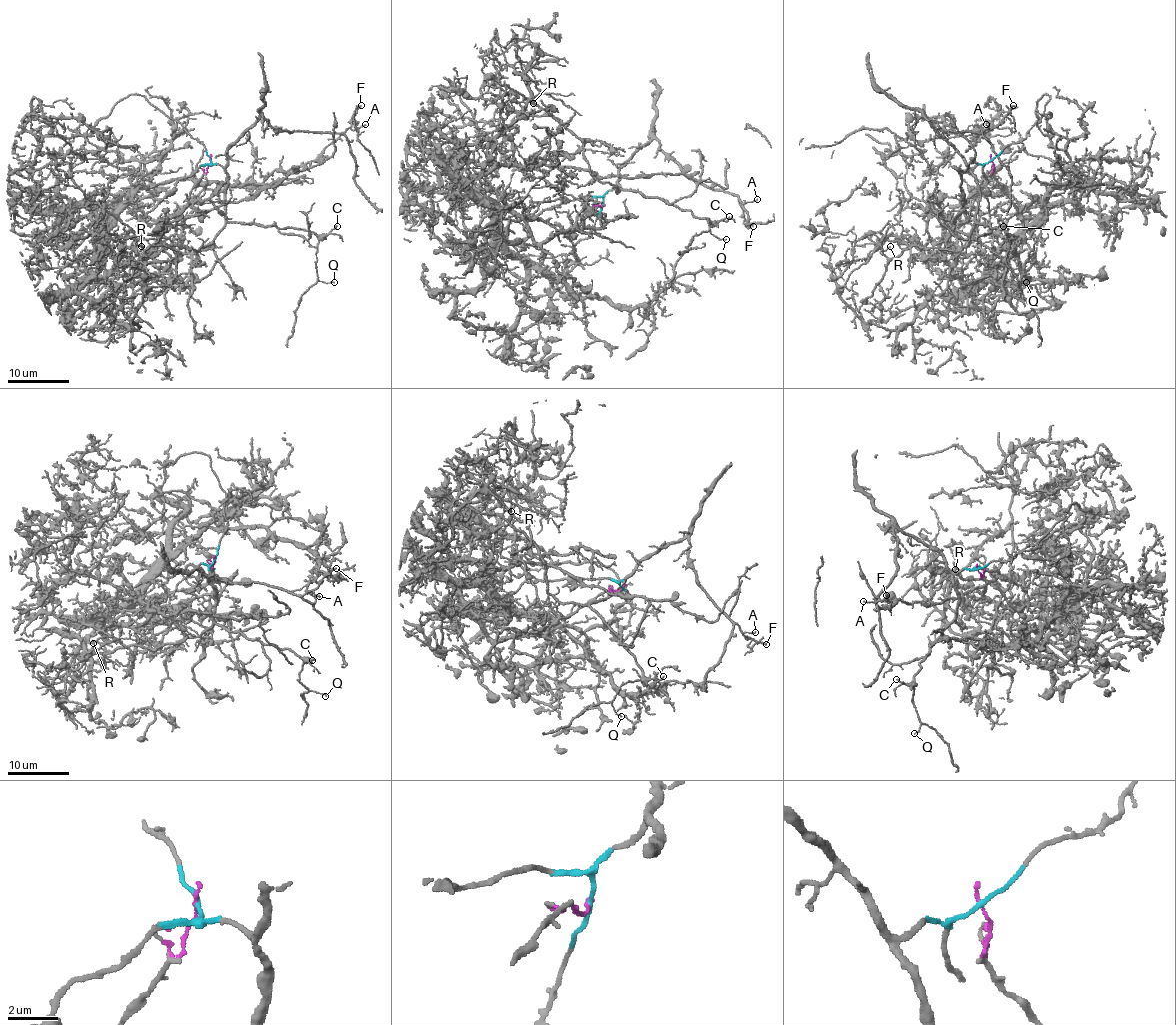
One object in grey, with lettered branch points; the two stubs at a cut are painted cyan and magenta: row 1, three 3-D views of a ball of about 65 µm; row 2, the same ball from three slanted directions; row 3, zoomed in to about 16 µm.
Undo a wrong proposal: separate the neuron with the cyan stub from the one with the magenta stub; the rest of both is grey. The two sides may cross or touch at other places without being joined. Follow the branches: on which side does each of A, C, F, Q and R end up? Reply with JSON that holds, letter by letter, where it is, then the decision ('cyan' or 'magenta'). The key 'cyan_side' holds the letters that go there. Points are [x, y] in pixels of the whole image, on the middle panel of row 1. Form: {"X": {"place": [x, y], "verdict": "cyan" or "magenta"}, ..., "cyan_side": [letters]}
{"A": {"place": [757, 199], "verdict": "cyan"}, "C": {"place": [729, 216], "verdict": "cyan"}, "F": {"place": [753, 226], "verdict": "cyan"}, "Q": {"place": [726, 239], "verdict": "cyan"}, "R": {"place": [533, 103], "verdict": "cyan"}, "cyan_side": ["A", "C", "F", "Q", "R"]}

